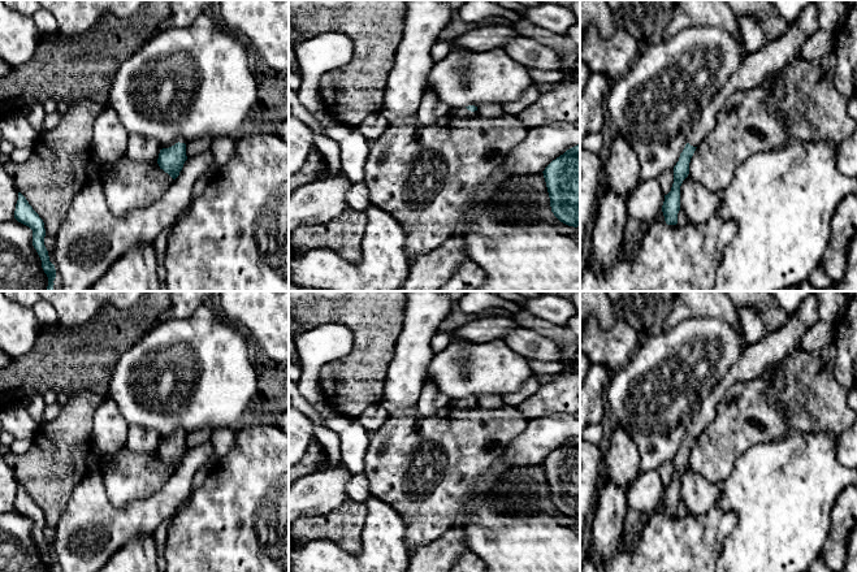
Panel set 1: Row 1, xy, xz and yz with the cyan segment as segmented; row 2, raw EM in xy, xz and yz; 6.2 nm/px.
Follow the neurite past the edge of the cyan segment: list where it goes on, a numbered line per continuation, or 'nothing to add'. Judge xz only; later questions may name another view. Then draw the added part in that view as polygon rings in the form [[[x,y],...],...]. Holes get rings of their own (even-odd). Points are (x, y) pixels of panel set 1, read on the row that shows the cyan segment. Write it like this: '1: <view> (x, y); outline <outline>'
1: xz (463, 113); outline [[[466,107],[460,108],[460,109],[451,109],[450,114],[454,116],[454,117],[456,117],[456,118],[462,118],[462,120],[468,120],[468,118],[479,116],[477,110],[471,112]]]

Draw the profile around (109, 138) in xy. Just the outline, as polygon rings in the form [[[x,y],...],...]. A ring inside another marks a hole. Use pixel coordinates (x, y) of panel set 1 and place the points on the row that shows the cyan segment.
[[[107,105],[92,125],[92,156],[101,164],[111,164],[126,156],[129,133],[121,124],[117,112]]]

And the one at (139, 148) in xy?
[[[129,134],[126,157],[135,162],[156,164],[160,153],[159,143],[155,139],[138,134]]]

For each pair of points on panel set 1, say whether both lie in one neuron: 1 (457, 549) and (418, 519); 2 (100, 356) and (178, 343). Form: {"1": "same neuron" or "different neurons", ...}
{"1": "different neurons", "2": "different neurons"}

